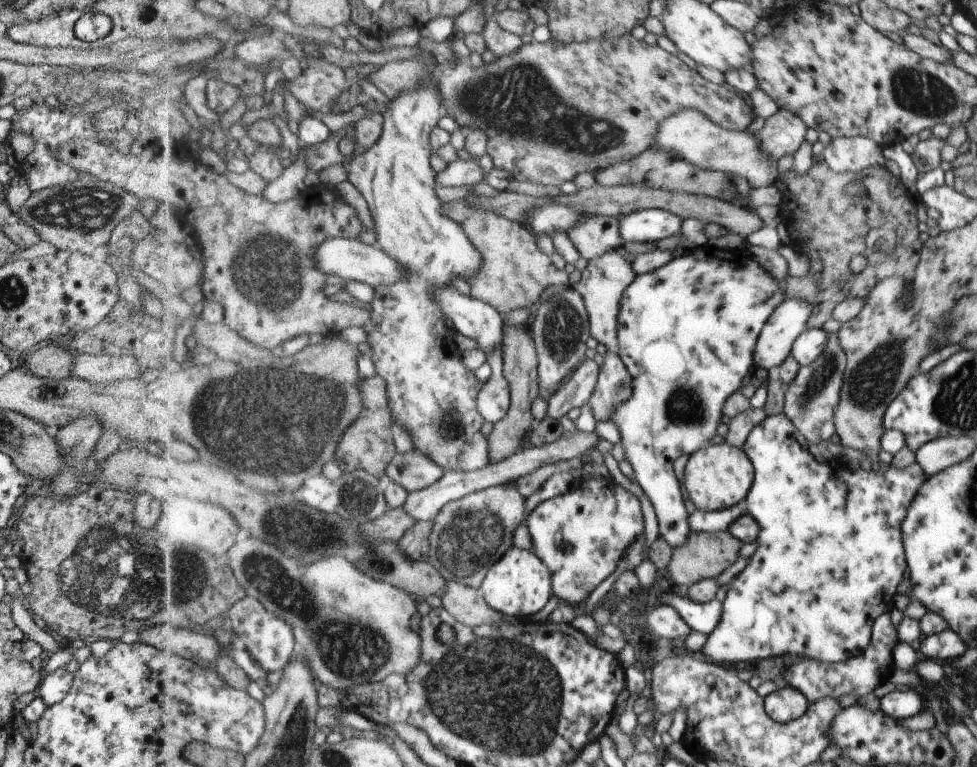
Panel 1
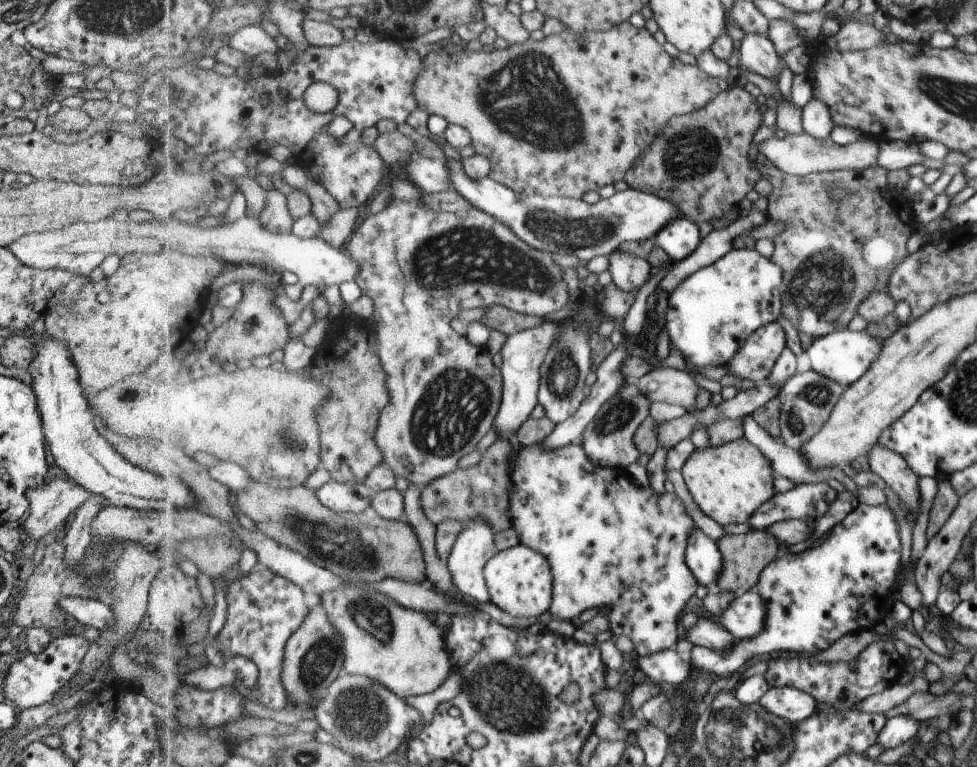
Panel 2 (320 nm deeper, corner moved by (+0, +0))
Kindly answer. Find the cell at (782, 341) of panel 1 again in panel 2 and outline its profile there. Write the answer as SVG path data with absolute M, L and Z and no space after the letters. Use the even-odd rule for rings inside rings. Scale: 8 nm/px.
M780 321L772 322L748 340L727 368L736 381L746 379L756 384L767 382L778 360L789 348L787 343L786 328Z

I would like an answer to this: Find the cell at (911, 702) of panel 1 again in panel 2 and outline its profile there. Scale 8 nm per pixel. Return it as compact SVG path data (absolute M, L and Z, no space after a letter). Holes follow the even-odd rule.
M894 716L887 718L884 728L878 736L877 743L882 747L882 751L888 748L896 748L906 744L910 738L918 735L920 722L914 720L912 716Z

